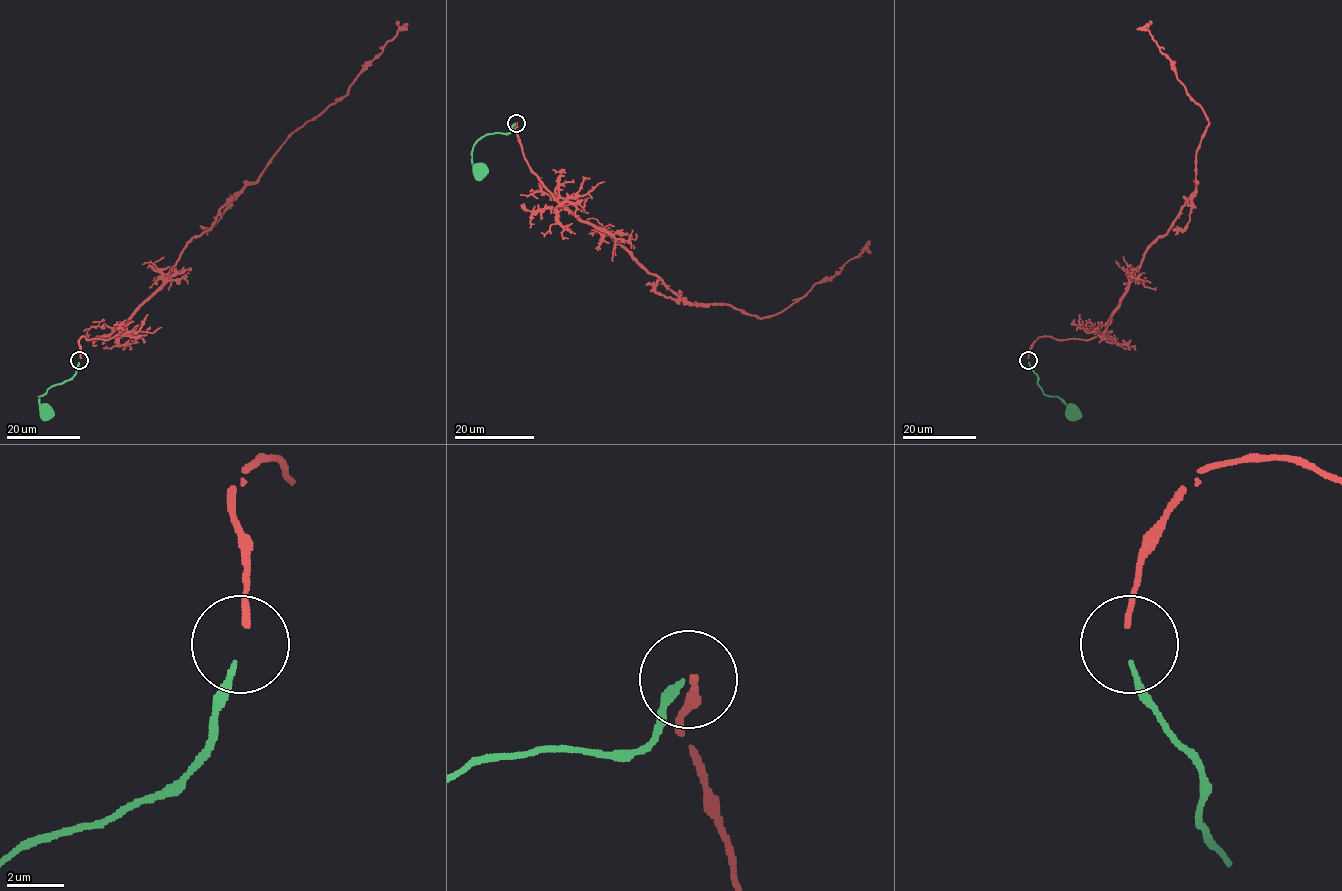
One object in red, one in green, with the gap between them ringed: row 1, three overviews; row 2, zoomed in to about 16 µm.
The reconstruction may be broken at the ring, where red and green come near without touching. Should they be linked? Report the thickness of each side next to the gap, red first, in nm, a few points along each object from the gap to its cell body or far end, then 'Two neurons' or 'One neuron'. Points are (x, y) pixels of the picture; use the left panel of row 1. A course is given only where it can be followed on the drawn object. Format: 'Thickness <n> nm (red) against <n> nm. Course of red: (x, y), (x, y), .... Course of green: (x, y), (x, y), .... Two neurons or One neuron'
Thickness 220 nm (red) against 170 nm. Course of red: (80, 358), (79, 339), (120, 333), (183, 248), (259, 177), (294, 132), (341, 100), (382, 47), (407, 29). Course of green: (79, 362), (72, 377), (52, 385), (38, 396), (38, 403), (47, 412). One neuron

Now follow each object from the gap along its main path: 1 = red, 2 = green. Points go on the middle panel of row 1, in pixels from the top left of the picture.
1: (516, 122), (529, 168), (560, 204), (605, 231), (694, 304), (729, 304), (771, 317), (830, 279), (870, 240)
2: (515, 122), (507, 133), (486, 133), (474, 144), (471, 161), (480, 169)

